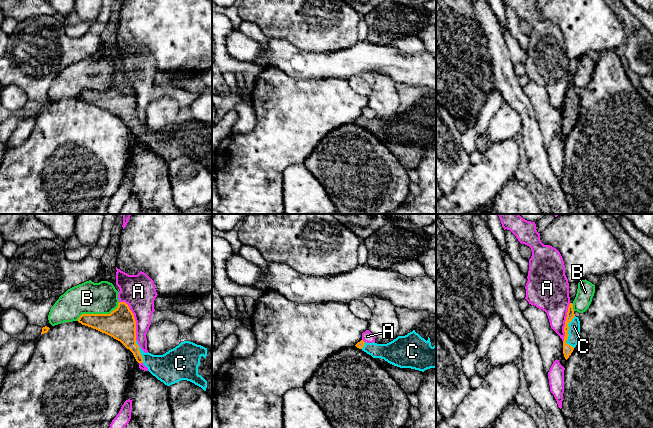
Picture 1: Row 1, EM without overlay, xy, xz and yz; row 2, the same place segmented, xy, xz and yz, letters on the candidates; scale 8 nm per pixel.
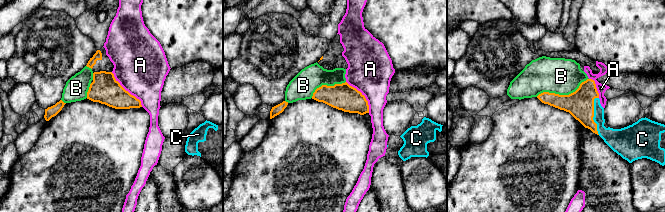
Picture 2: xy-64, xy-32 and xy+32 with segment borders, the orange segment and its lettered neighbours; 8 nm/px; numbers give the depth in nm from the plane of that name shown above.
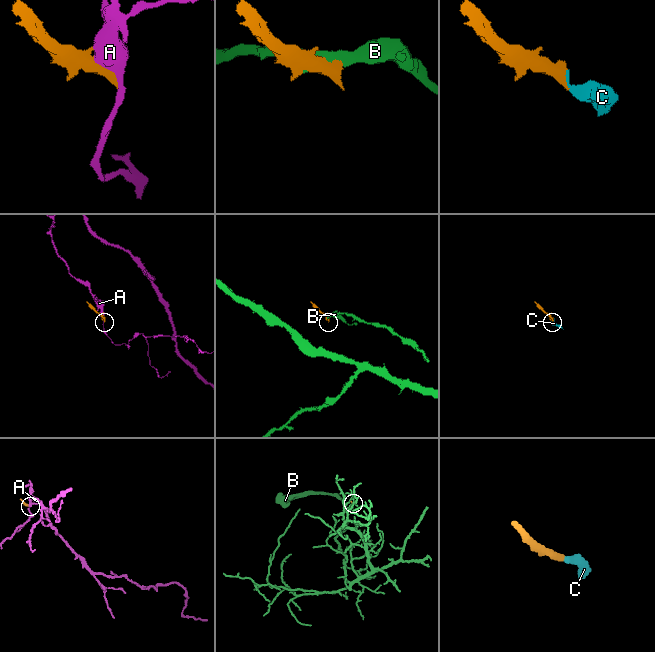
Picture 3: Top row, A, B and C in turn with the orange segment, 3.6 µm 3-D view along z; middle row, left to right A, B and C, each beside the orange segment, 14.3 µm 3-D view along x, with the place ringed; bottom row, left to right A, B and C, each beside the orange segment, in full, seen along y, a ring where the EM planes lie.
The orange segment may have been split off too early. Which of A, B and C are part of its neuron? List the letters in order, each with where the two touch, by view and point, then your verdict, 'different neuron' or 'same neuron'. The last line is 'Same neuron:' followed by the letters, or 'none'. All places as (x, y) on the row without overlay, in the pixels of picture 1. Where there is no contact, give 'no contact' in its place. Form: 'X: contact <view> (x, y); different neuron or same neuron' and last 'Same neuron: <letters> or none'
A: contact xy (134, 94); different neuron
B: contact xy (98, 90); different neuron
C: contact yz (567, 108); same neuron
Same neuron: C

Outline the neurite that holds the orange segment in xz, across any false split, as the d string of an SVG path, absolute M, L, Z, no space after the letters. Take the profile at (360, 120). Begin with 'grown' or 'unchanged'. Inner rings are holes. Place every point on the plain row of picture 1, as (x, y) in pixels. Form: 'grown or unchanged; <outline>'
grown; M429 92L412 108L398 112L387 120L367 119L361 116L355 122L374 134L405 169L416 170L424 157L423 148L436 144L436 93Z

